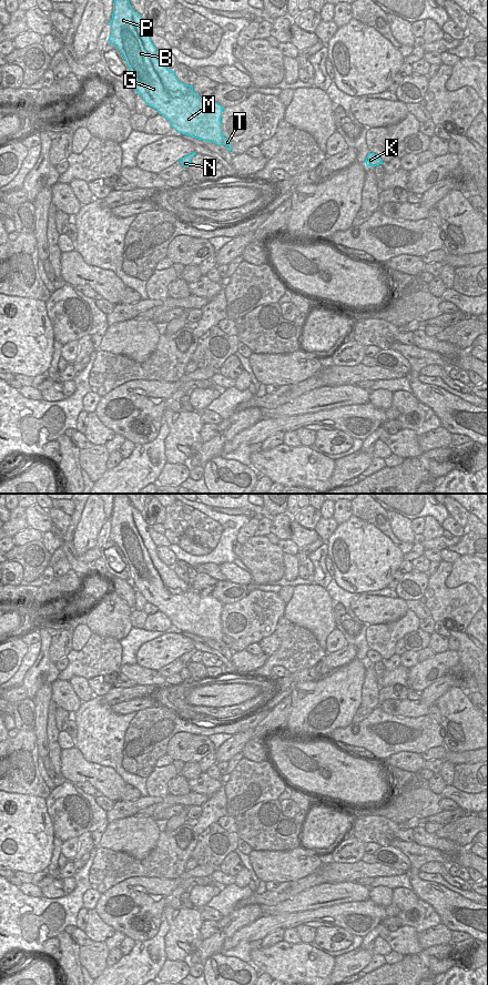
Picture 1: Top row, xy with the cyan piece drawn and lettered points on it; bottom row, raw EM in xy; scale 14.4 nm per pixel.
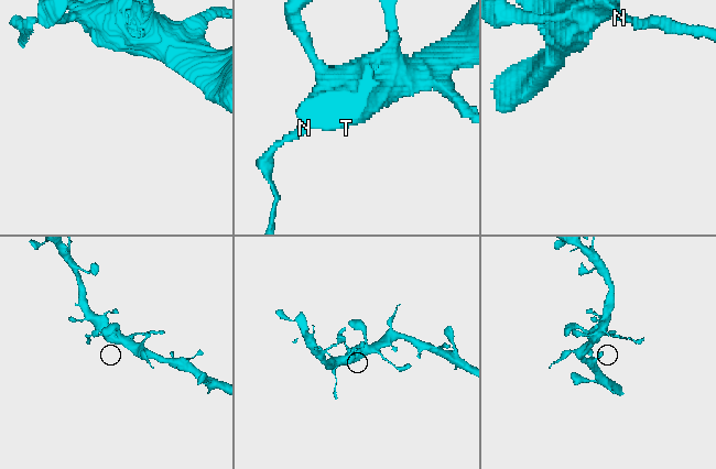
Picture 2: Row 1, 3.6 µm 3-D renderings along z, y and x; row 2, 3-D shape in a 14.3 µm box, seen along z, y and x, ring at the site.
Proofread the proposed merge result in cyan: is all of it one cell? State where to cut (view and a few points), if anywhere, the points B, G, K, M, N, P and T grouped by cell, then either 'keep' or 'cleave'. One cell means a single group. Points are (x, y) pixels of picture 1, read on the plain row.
cut xy (184, 653), (191, 656); groups B G K M P T / N; cleave

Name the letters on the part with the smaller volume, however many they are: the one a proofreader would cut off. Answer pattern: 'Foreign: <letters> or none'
Foreign: N

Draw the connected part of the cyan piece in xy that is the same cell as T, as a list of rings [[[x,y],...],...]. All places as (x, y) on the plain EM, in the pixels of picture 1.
[[[114,494],[110,521],[109,541],[115,542],[122,550],[130,566],[135,589],[143,595],[146,601],[156,606],[160,611],[166,615],[177,629],[217,642],[224,641],[231,649],[232,639],[225,636],[222,630],[223,603],[212,595],[202,596],[193,588],[192,581],[183,581],[177,577],[173,567],[166,566],[159,559],[156,545],[150,536],[150,526],[145,522],[141,512],[132,506],[125,494]]]

